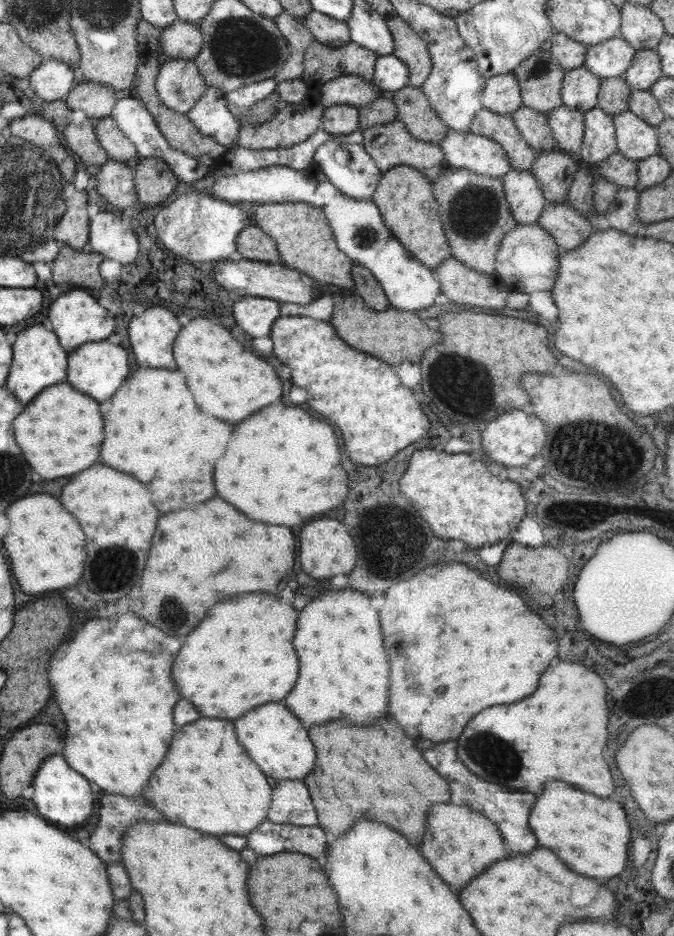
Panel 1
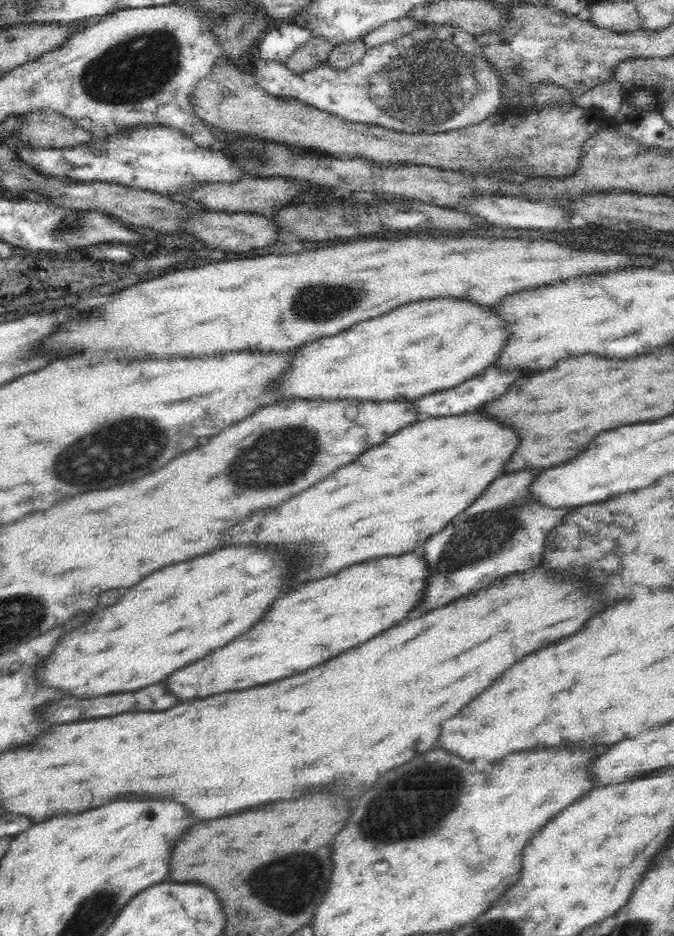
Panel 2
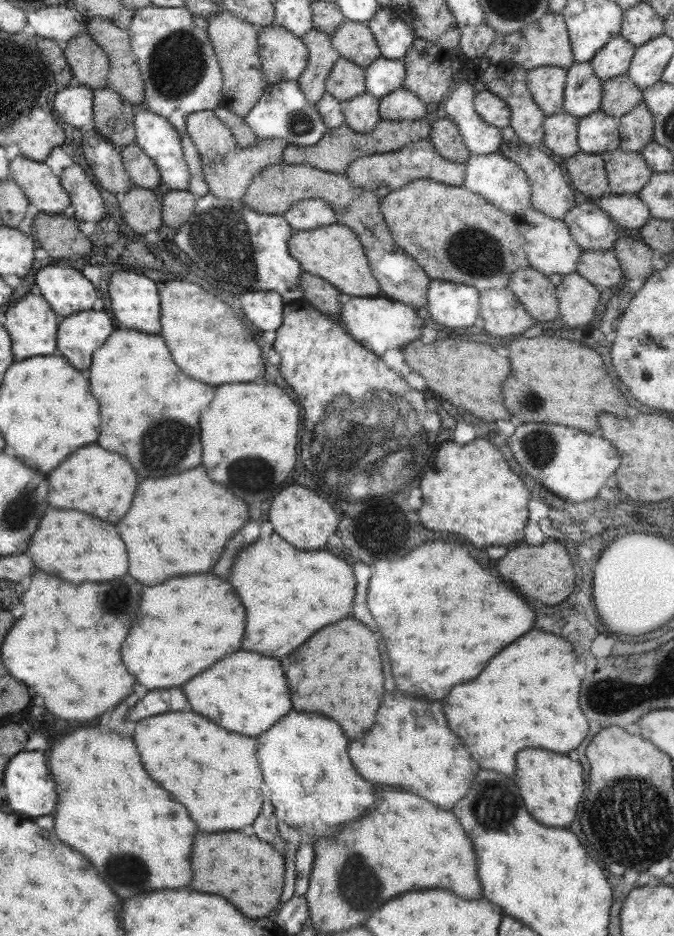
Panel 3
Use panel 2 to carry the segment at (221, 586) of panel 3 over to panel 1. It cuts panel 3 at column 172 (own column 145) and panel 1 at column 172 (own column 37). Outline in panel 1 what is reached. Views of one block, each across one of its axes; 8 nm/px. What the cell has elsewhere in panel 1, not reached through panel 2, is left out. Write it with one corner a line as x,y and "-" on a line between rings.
263,592
253,594
237,594
219,602
207,610
205,618
187,634
185,644
179,648
175,656
175,666
171,668
171,678
181,694
181,698
189,700
197,712
205,718
223,718
235,720
243,712
261,706
265,702
282,702
289,694
291,686
297,678
297,658
291,646
291,638
295,634
297,612
289,604
279,604
277,598

